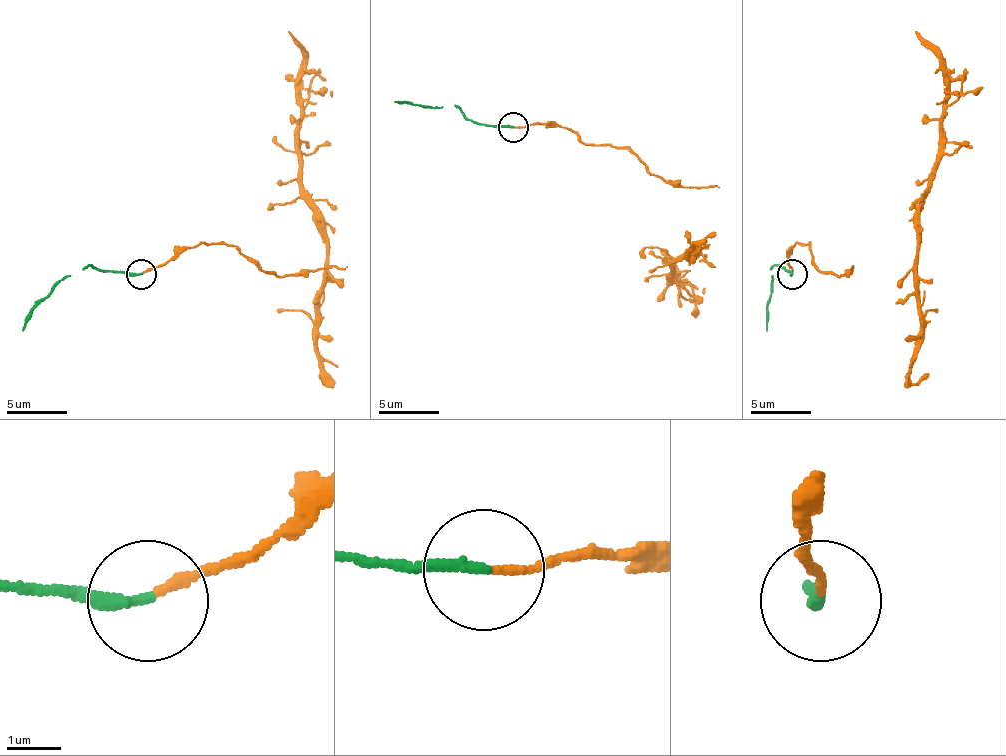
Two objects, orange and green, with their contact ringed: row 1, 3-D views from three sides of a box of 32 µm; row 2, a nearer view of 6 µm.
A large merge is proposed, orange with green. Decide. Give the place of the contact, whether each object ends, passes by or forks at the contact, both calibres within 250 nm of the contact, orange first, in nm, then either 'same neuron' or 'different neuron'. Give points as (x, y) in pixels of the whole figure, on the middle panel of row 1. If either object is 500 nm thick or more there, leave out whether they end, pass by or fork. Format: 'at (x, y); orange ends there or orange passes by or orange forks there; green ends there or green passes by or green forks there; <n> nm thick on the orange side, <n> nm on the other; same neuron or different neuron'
at (513, 127); orange ends there; green ends there; 150 nm thick on the orange side, 240 nm on the other; different neuron

